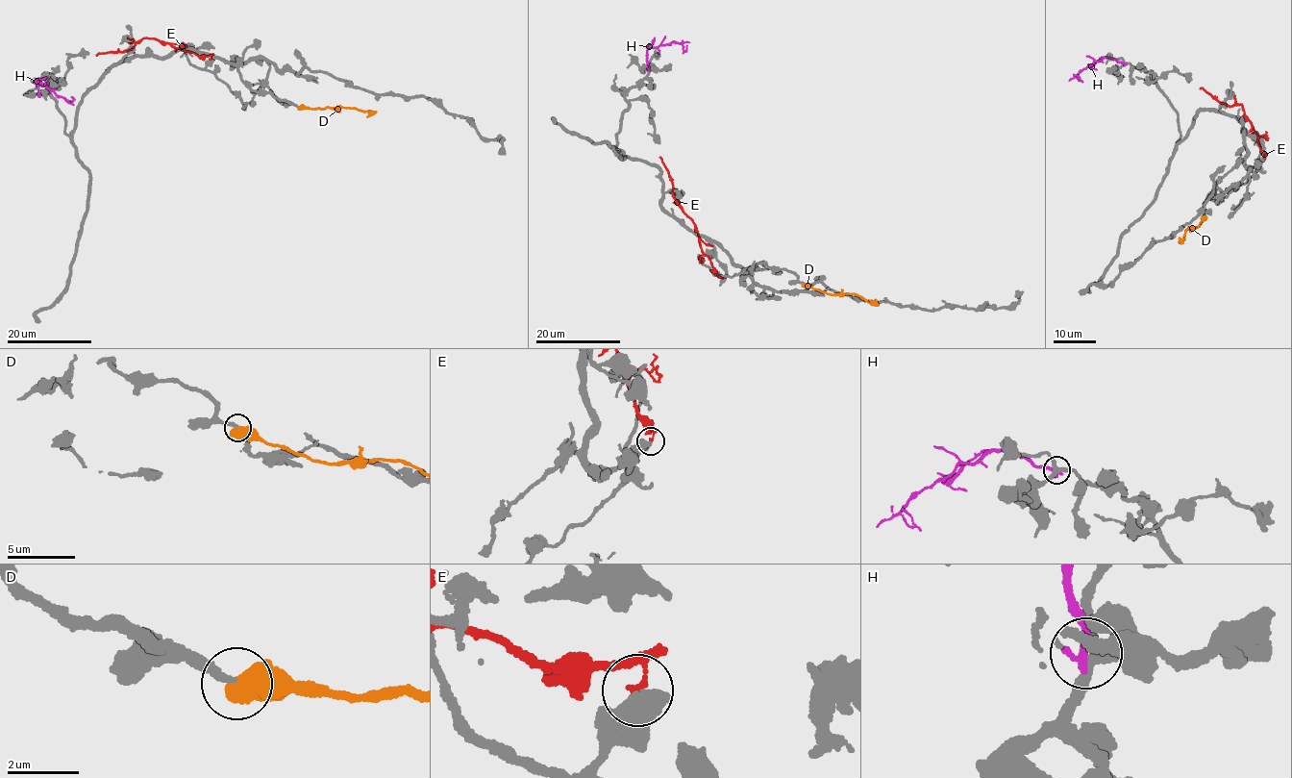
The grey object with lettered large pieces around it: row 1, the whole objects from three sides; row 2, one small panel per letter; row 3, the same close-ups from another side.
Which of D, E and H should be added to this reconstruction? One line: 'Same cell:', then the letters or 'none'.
Same cell: D

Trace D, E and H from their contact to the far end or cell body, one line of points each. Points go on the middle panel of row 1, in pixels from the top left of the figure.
D: (804, 283), (829, 293), (858, 295), (879, 305)
E: (719, 276), (703, 252), (694, 223), (675, 200), (671, 178), (659, 157)
H: (649, 68), (646, 56), (650, 47), (674, 42), (682, 44), (685, 51), (686, 45)

